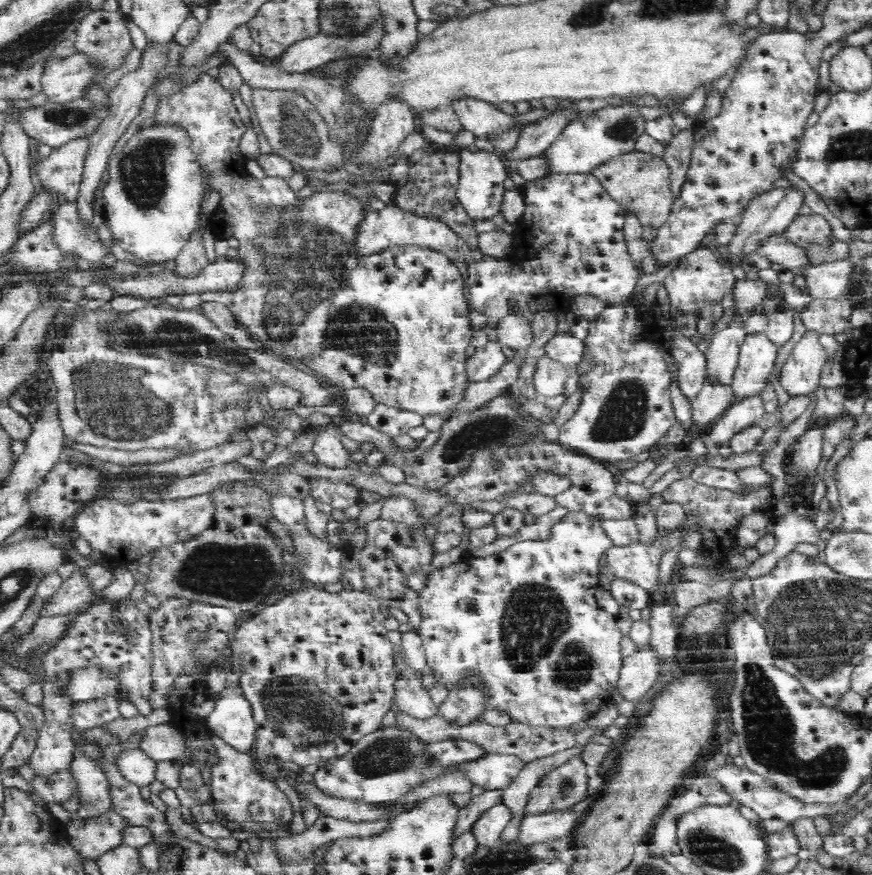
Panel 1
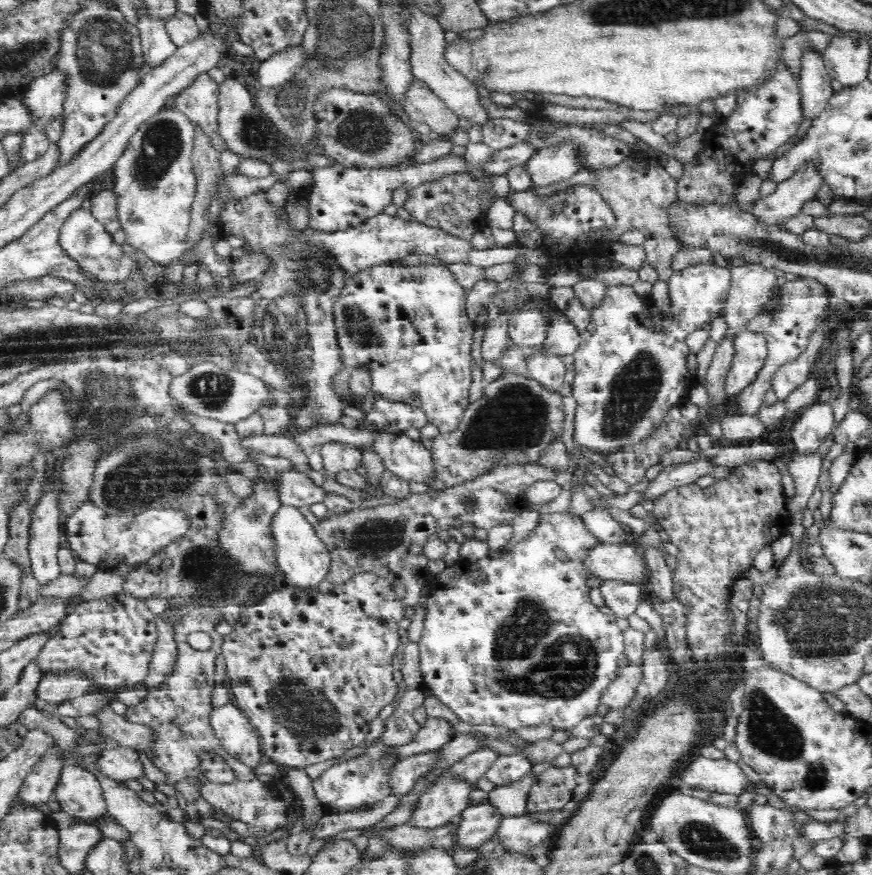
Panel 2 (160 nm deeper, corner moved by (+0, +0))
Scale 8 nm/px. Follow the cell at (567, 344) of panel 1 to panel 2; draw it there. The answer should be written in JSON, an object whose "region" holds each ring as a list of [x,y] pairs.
{"region":[[[563,313],[556,314],[550,325],[544,346],[539,353],[548,356],[573,356],[580,348],[581,333]]]}

